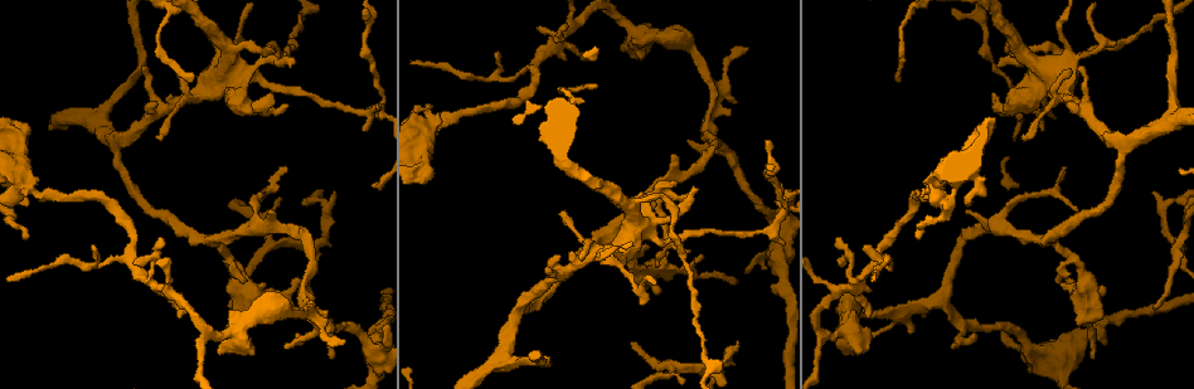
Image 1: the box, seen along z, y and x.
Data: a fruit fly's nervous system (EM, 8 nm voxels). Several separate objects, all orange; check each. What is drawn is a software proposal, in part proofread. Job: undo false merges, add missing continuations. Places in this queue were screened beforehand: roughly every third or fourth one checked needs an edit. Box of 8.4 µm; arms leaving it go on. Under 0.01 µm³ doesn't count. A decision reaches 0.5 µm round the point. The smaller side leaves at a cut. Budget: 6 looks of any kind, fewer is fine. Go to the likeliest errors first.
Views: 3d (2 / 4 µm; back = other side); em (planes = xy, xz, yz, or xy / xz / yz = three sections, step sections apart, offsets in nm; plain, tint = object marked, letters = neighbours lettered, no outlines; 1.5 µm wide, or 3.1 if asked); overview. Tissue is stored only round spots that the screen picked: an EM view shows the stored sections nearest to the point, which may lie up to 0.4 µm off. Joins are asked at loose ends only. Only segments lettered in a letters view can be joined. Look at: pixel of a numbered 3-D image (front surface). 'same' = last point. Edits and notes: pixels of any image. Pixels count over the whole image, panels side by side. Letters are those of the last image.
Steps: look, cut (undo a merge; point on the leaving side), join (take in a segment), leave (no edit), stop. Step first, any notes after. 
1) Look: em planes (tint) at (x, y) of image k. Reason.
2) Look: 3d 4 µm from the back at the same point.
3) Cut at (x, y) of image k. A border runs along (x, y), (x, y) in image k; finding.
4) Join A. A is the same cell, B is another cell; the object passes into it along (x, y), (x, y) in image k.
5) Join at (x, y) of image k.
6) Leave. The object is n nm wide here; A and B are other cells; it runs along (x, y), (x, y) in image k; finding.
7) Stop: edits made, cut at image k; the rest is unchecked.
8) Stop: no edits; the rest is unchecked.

Look: 3d 2 µm at (312, 198) of image 1. Sharp bend.

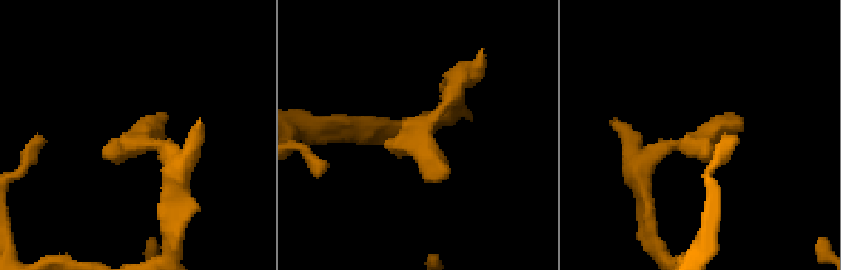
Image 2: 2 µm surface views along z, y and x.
Look: em planes (letters) at (415, 135) of image 2. Need the tissue.

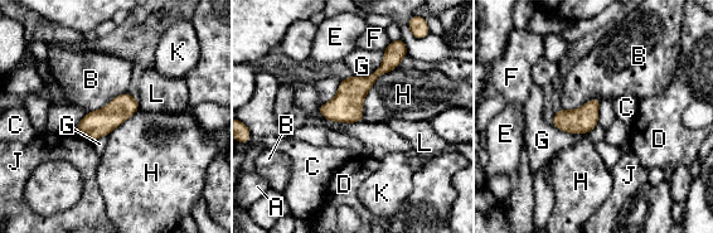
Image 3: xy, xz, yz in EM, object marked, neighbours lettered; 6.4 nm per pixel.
Leave. A, B, C, D, E, F, G, H, J, K and L are other cells; continuous, no second cell.

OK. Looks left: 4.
Look: 3d 2 µm at (1157, 307) of image 1. Tapers out.

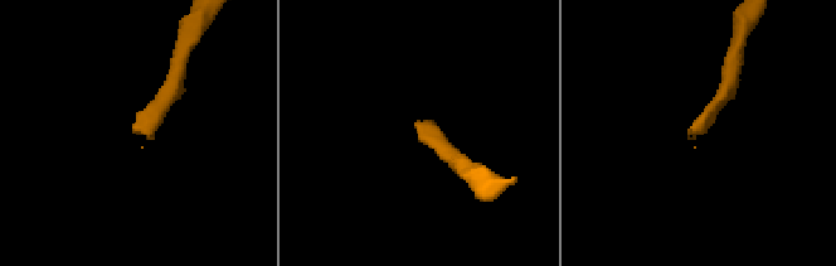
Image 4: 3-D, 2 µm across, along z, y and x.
Look: em planes (letters) at (706, 131) of image 4. Shape alone is not enough.

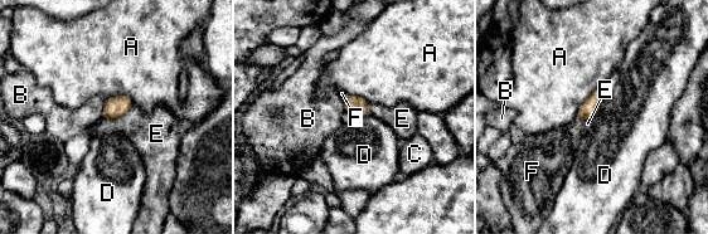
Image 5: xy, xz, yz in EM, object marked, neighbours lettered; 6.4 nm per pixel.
Join F. F is the same cell, A, B, C, D and E are other cells; the cell continues.

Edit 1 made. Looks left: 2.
Stop: edits made, join at image 5; the rest is unchecked.

